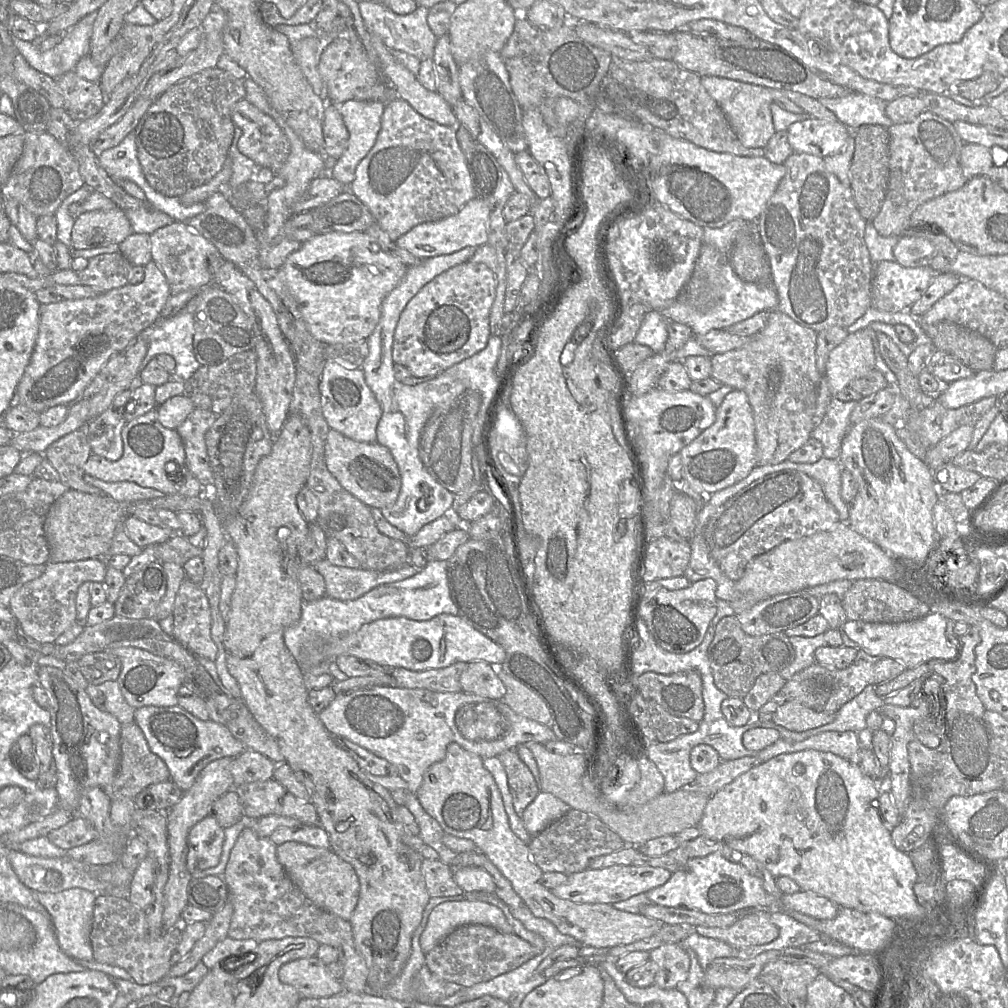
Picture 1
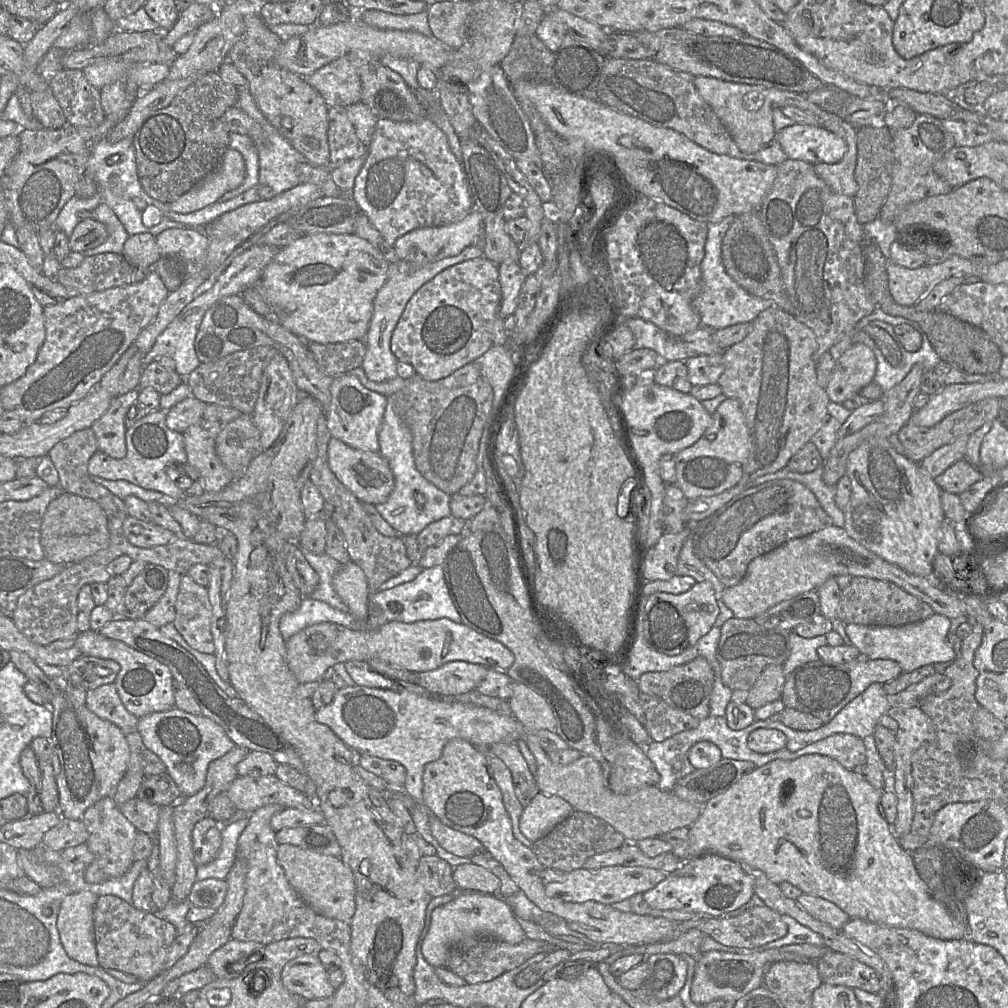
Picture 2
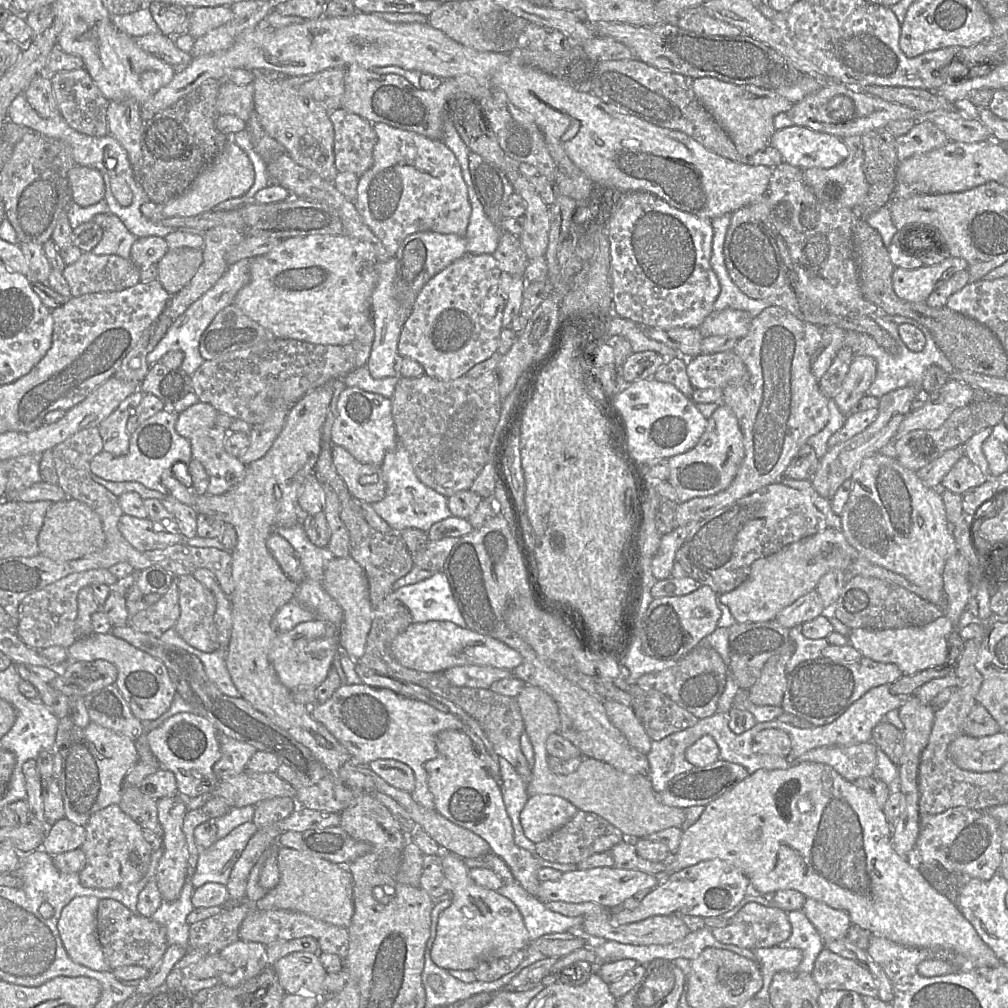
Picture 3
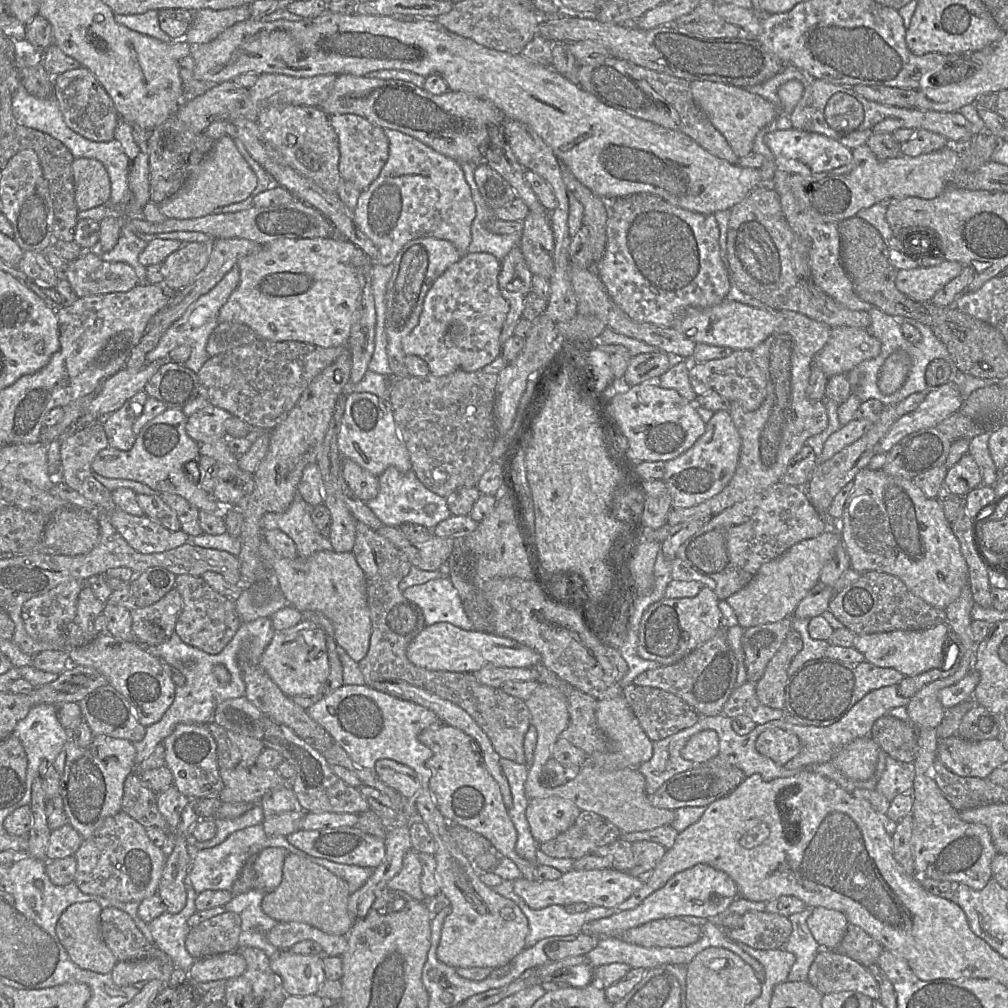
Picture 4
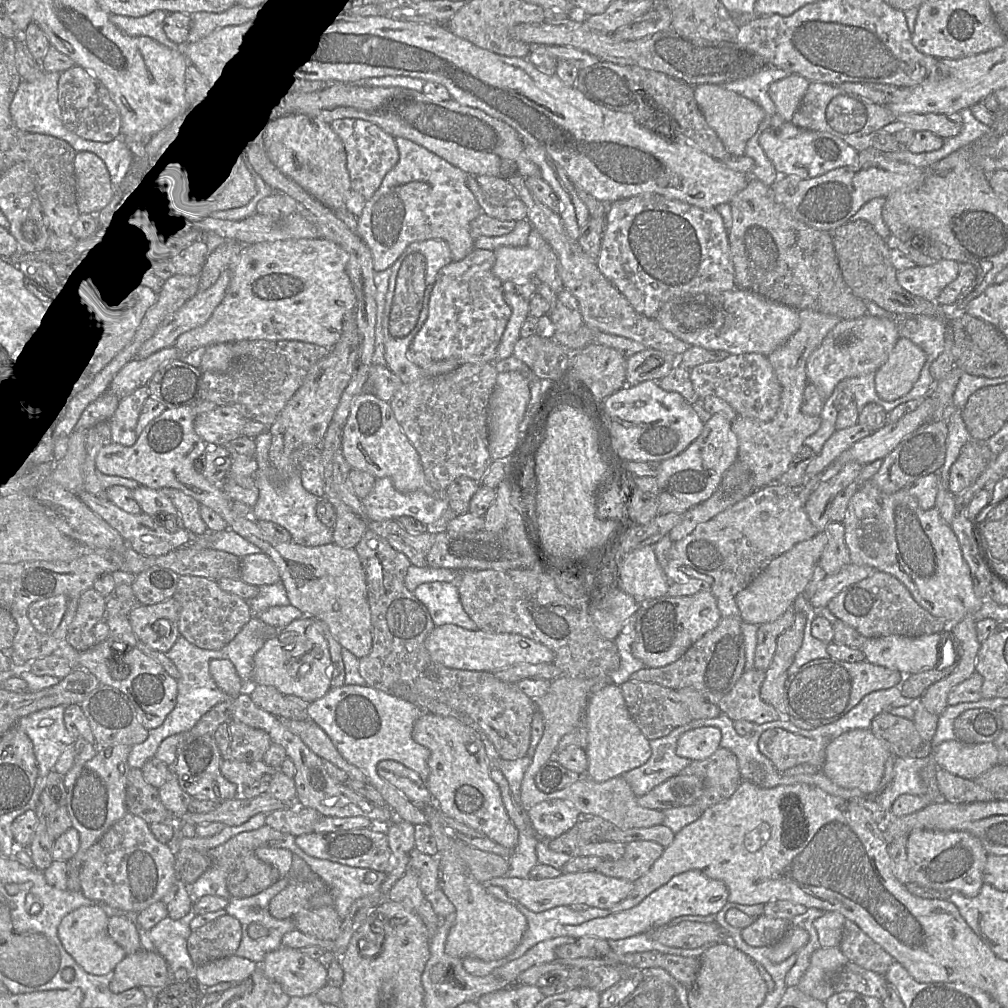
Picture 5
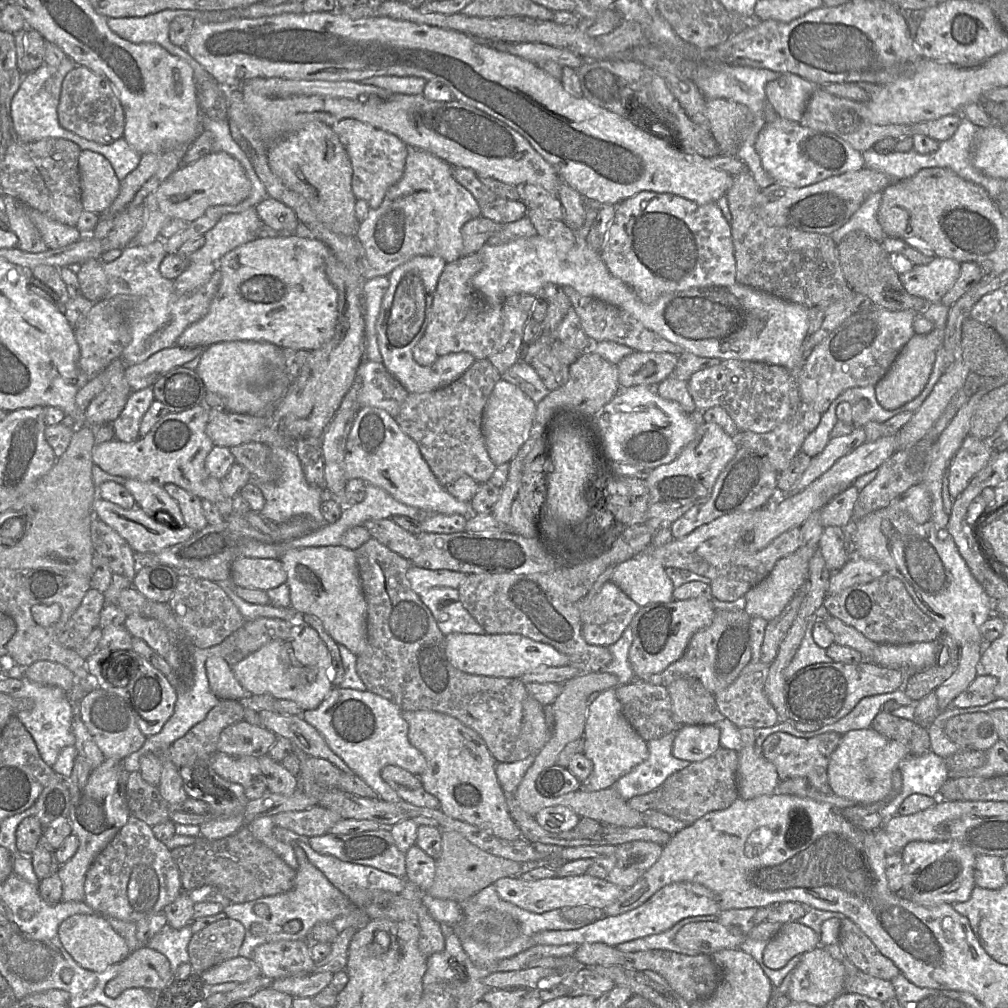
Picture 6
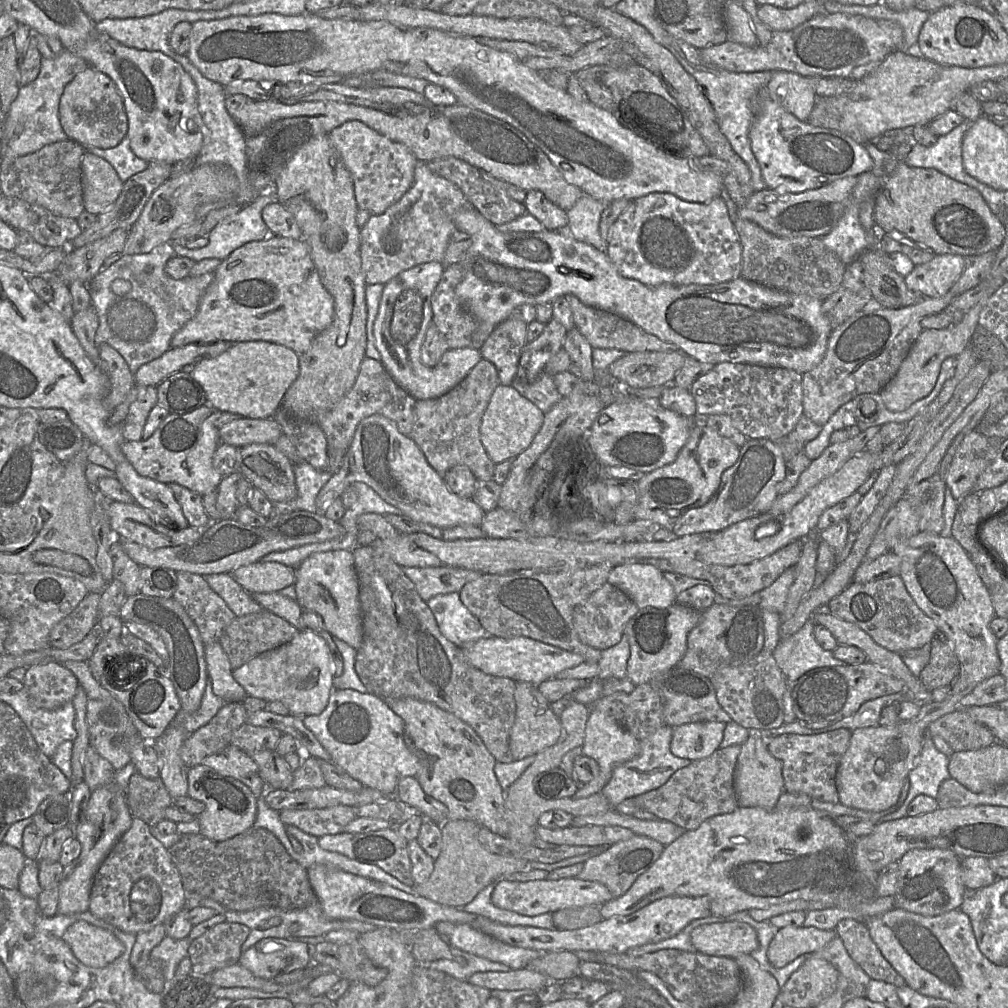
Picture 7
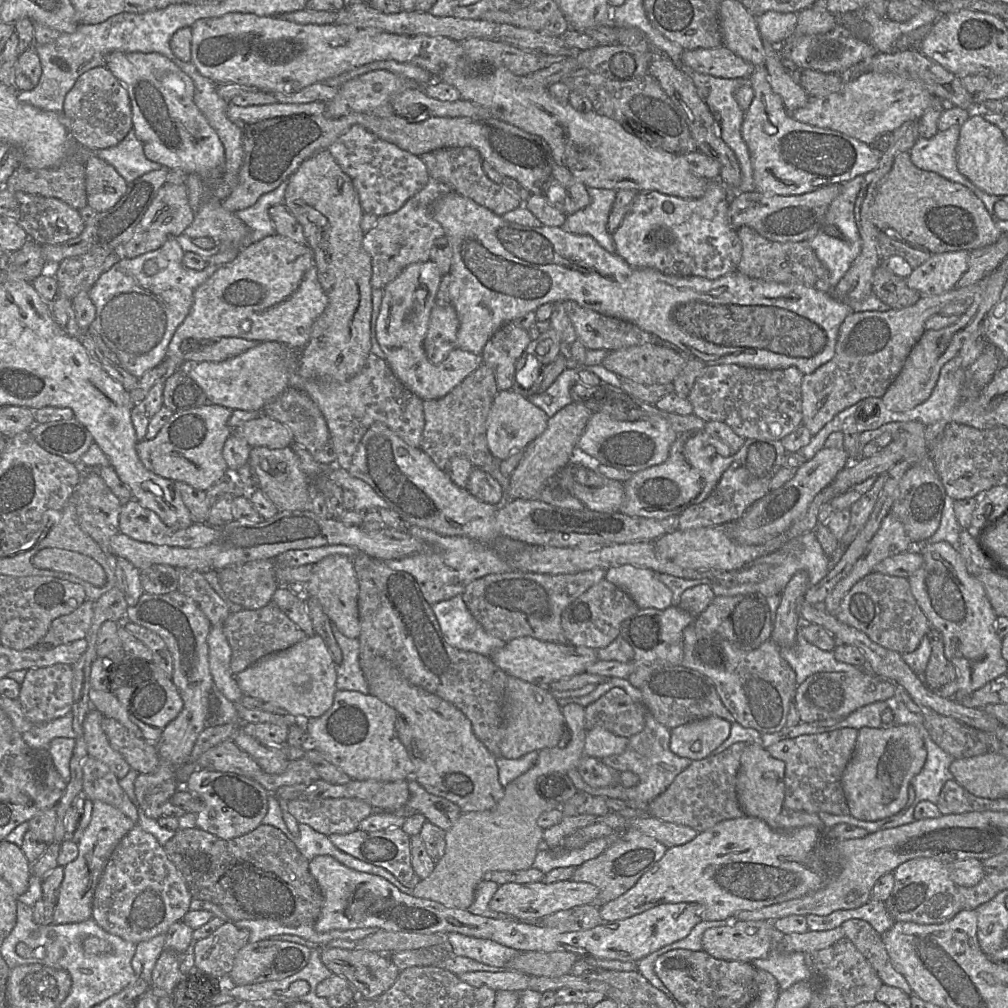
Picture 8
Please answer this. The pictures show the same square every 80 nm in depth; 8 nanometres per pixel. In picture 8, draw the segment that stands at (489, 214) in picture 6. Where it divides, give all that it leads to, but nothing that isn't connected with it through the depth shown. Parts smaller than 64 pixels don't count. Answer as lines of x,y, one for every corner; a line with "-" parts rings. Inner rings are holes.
470,147
443,148
420,156
430,178
440,181
458,194
467,197
477,204
489,209
498,216
515,210
523,203
511,192
496,184
485,174
480,153

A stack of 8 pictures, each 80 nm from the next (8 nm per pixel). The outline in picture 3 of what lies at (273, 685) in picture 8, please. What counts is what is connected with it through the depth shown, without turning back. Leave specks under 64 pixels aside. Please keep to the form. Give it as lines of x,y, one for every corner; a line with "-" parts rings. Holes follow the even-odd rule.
325,620
302,622
287,632
278,632
268,658
279,680
293,691
299,687
317,687
327,677
335,655
341,650
339,629

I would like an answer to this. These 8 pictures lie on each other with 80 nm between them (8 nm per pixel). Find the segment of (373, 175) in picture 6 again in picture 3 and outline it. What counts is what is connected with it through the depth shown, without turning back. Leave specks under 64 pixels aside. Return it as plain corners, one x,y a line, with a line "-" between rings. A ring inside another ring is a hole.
343,108
335,109
329,114
334,128
335,167
338,172
352,172
361,177
373,165
373,151
377,142
374,125

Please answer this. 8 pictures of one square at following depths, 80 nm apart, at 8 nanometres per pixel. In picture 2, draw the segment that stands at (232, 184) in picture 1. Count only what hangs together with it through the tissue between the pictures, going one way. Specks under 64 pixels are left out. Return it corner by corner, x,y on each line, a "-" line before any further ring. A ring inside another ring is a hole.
231,133
230,148
237,150
243,156
246,169
245,179
239,187
225,193
219,201
230,200
259,185
259,155
250,137
240,133

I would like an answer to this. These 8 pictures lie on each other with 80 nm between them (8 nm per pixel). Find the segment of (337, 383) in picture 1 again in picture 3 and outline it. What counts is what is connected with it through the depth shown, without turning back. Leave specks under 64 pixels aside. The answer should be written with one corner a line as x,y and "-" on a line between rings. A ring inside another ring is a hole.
345,387
337,401
337,417
332,426
332,445
347,450
357,461
381,466
385,455
399,445
392,415
392,401
357,387

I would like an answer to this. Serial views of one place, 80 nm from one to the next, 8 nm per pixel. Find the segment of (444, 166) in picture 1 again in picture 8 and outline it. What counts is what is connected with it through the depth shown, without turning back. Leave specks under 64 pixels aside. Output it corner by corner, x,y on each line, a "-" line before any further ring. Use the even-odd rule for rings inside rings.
430,178
424,188
411,197
402,208
392,214
378,217
374,228
364,234
363,248
371,258
373,288
383,290
409,265
430,261
434,242
445,236
443,227
432,215
432,205
450,191
453,190
446,184

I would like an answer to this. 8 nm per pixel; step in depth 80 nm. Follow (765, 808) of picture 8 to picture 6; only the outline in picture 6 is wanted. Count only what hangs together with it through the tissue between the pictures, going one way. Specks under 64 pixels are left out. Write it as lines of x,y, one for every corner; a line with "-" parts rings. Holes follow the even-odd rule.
754,728
739,729
742,748
738,752
736,787
739,798
754,799
762,795
772,795
780,782
776,767
763,755
755,753

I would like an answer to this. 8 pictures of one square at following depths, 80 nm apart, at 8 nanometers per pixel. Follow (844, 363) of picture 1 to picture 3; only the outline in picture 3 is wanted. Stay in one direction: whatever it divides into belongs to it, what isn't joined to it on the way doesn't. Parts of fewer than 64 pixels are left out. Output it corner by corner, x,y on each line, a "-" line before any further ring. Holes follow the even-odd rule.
865,355
854,356
841,390
833,398
843,414
849,415
857,402
867,394
876,374
877,365
874,358

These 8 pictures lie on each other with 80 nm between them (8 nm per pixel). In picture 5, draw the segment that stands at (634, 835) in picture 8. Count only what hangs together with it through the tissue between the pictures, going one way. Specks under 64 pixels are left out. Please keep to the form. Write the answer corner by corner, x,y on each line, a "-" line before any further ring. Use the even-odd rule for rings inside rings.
632,841
626,843
625,852
620,859
603,860
595,871
634,882
652,867
663,851
664,847
654,841

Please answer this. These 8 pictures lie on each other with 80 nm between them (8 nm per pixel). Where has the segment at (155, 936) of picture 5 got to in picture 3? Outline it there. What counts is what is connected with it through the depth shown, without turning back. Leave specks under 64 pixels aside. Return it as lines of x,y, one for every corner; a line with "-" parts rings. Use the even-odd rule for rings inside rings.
190,878
186,879
178,899
171,902
162,900
158,909
150,917
165,927
168,946
178,945
186,951
190,949
188,945
189,924
186,918
194,909
191,902
194,889

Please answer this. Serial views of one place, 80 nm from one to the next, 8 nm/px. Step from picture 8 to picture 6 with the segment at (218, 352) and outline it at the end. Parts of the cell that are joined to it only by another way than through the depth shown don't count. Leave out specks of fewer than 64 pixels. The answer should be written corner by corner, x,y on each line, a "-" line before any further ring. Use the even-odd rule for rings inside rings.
176,345
162,349
140,364
126,366
125,379
132,392
151,387
162,375
199,357
203,350
201,347
184,348

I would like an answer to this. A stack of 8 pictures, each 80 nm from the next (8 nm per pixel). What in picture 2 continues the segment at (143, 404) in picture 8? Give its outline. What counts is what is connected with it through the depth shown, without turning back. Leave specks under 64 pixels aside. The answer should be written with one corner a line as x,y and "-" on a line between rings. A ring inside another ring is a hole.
134,389
114,397
108,410
91,426
96,436
98,451
114,459
126,456
125,419
138,394
139,390

